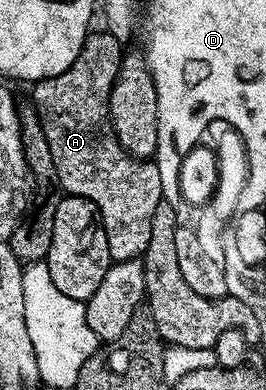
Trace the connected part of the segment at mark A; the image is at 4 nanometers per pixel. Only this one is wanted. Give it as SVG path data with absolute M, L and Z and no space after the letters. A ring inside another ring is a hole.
M90 31L79 50L79 58L75 58L75 62L71 62L63 74L36 81L32 85L31 97L31 103L41 119L43 134L47 134L51 158L55 158L57 183L68 195L87 198L97 208L101 225L107 234L109 258L113 262L144 257L147 242L151 242L151 218L155 218L155 206L163 203L156 163L152 159L139 160L125 152L109 117L109 95L119 74L122 55L122 41L114 38L109 31Z

